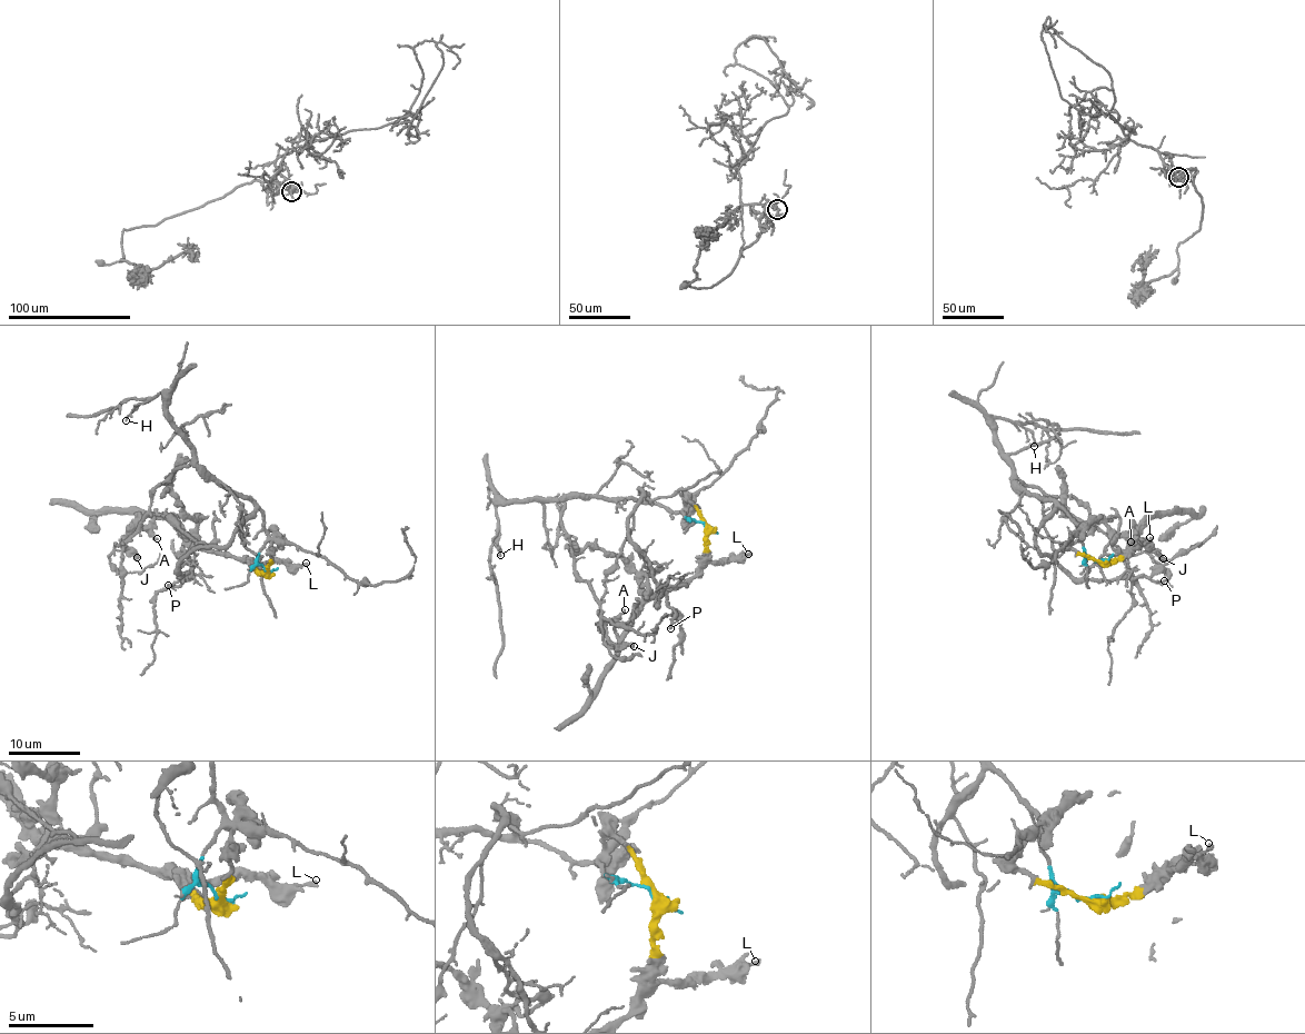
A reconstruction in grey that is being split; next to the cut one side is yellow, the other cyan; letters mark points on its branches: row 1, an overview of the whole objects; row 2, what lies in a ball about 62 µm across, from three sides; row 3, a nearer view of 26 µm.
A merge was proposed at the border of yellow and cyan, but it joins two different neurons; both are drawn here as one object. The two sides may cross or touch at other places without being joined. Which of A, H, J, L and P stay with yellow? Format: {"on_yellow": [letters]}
{"on_yellow": ["A", "J", "L"]}

